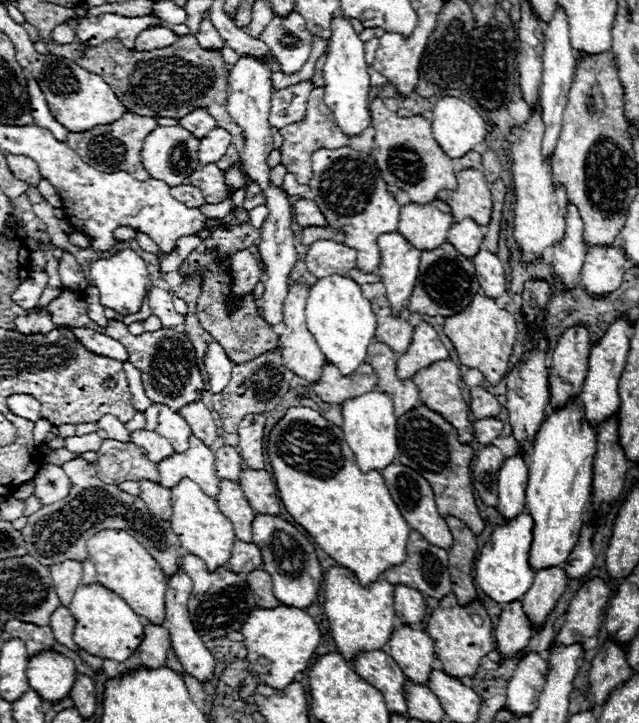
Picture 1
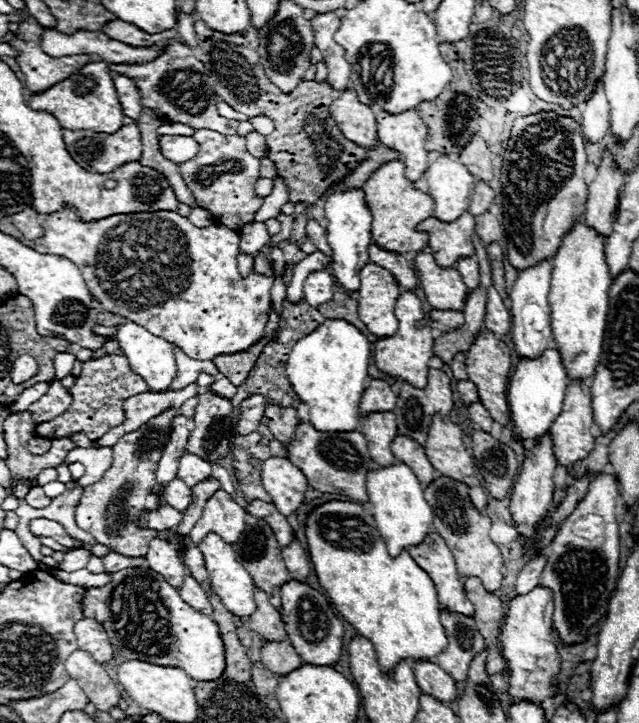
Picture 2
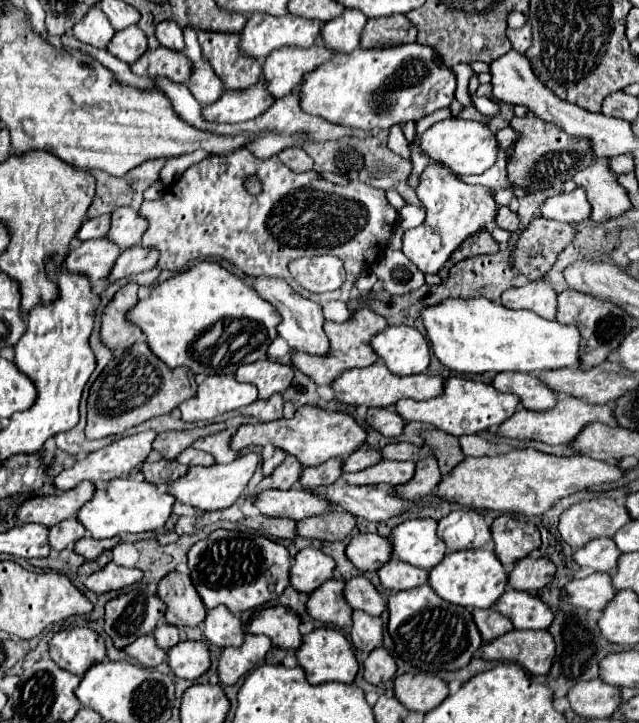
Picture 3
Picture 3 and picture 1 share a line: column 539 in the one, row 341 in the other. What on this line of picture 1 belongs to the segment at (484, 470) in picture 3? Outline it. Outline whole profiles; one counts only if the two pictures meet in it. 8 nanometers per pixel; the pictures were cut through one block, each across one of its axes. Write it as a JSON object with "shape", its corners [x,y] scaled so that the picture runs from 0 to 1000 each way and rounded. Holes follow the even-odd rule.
{"shape":[[[742,409],[736,423],[714,437],[701,437],[695,445],[695,462],[714,481],[720,501],[732,509],[745,509],[757,517],[761,528],[776,534],[795,517],[795,498],[801,490],[801,479],[808,473],[808,443],[795,429],[776,423],[776,418],[764,409]]]}

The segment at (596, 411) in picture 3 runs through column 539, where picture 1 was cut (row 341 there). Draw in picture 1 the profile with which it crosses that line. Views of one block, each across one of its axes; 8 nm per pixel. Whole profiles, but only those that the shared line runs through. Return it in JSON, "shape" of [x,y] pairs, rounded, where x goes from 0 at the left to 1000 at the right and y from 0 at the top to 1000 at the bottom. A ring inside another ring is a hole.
{"shape":[[[657,445],[648,454],[642,481],[623,495],[623,523],[638,526],[654,512],[670,509],[673,503],[698,495],[701,495],[701,484],[689,473],[682,456],[670,445]]]}

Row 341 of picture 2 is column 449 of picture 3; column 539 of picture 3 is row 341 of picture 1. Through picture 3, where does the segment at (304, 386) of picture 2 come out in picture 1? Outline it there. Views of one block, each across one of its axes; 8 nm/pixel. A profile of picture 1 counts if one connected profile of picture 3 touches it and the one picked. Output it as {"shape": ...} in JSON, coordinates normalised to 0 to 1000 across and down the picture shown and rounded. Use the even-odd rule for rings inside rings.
{"shape":[[[516,382],[501,385],[491,396],[485,396],[479,451],[510,498],[516,498],[516,503],[523,503],[535,520],[548,520],[573,498],[573,481],[585,470],[588,459],[588,437],[579,418],[567,409],[563,396],[551,385]]]}

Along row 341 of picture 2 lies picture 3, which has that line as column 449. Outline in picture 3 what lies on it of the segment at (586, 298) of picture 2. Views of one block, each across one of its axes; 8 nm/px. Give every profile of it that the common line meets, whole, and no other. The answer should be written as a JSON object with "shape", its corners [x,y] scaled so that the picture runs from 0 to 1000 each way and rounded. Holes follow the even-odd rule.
{"shape":[[[757,758],[698,766],[695,775],[670,794],[673,794],[670,808],[692,830],[726,841],[770,841],[792,816],[792,805],[795,805],[795,797],[782,775],[773,769],[770,761],[757,761]]]}

